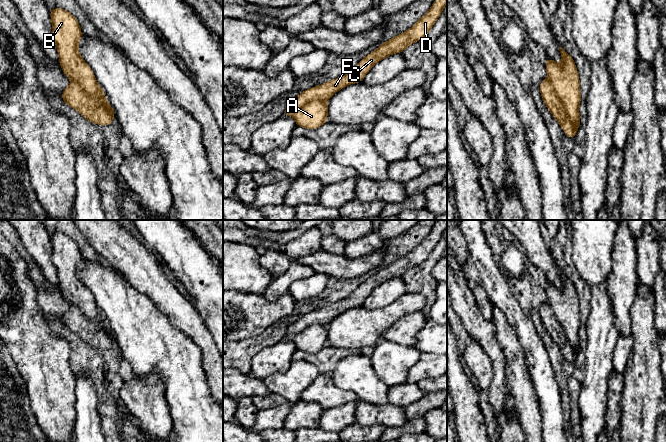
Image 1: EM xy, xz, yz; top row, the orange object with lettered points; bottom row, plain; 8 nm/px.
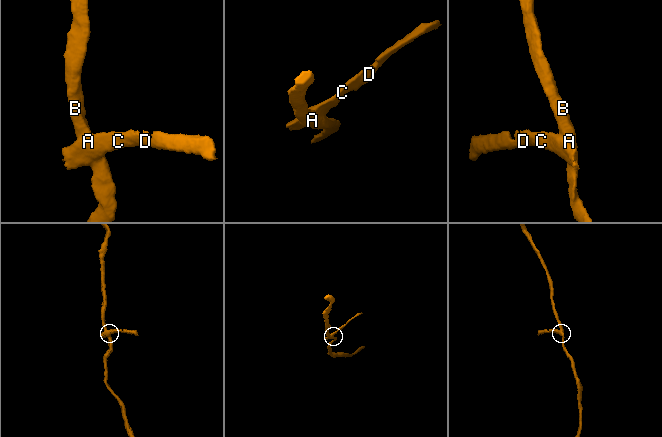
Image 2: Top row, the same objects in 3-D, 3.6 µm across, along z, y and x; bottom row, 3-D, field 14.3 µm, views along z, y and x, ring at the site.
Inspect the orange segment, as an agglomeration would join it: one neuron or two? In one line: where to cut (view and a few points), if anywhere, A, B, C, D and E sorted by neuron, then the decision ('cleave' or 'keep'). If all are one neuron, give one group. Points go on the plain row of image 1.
cut in yz along (548, 302), (555, 318), (563, 328), (570, 345), (576, 353); A B / C D E; cleave

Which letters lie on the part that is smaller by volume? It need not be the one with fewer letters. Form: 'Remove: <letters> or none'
Remove: C, D, E

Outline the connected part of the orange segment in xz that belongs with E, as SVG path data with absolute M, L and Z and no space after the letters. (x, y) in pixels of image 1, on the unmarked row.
M438 220L429 235L409 254L383 266L379 272L365 280L352 295L332 305L303 315L287 327L283 340L293 340L294 336L313 325L327 326L329 322L347 309L362 306L371 291L394 277L402 277L409 269L425 261L447 228L447 220Z

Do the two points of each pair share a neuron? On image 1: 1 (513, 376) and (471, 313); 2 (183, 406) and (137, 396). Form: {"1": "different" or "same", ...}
{"1": "different", "2": "different"}

